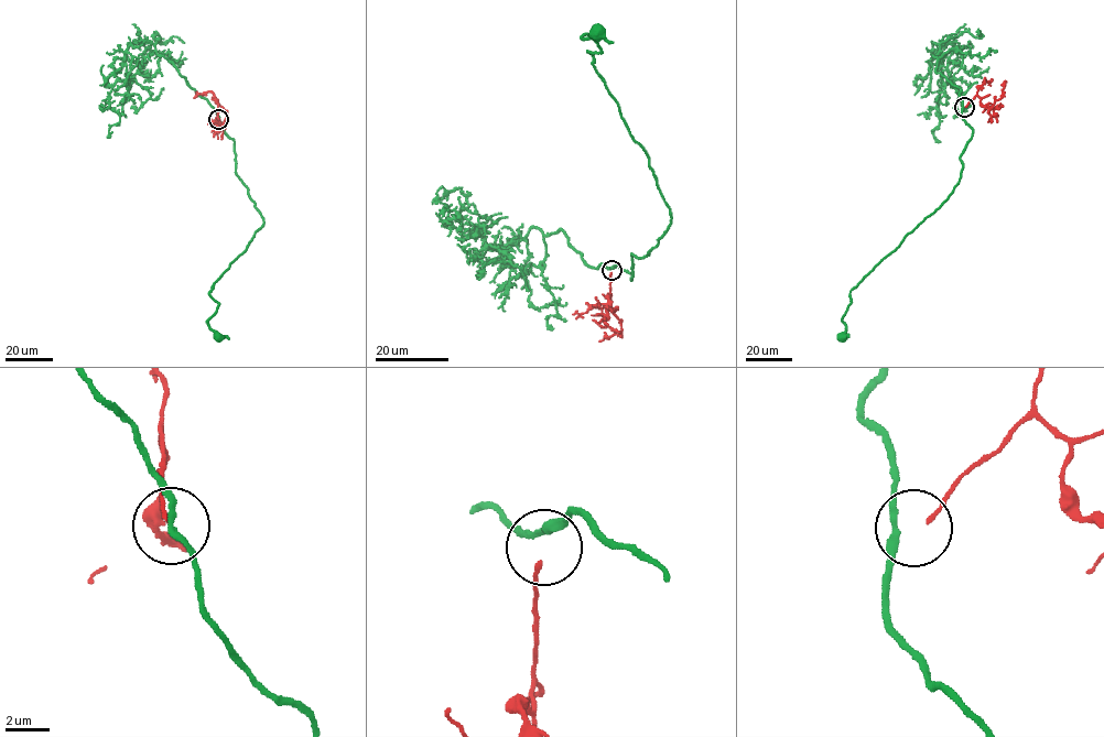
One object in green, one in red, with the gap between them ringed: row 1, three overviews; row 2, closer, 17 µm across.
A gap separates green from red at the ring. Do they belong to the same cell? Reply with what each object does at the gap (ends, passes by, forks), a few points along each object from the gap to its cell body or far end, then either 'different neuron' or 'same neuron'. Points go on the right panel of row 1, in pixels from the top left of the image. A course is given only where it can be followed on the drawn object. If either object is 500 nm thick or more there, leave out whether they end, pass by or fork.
green passes by; red ends there; green runs (963, 107), (962, 118), (972, 136), (960, 158), (963, 164), (959, 182), (946, 199), (851, 291), (842, 337); red runs (965, 107), (976, 96), (982, 105), (991, 108), (1002, 97), (1006, 82); different neuron

